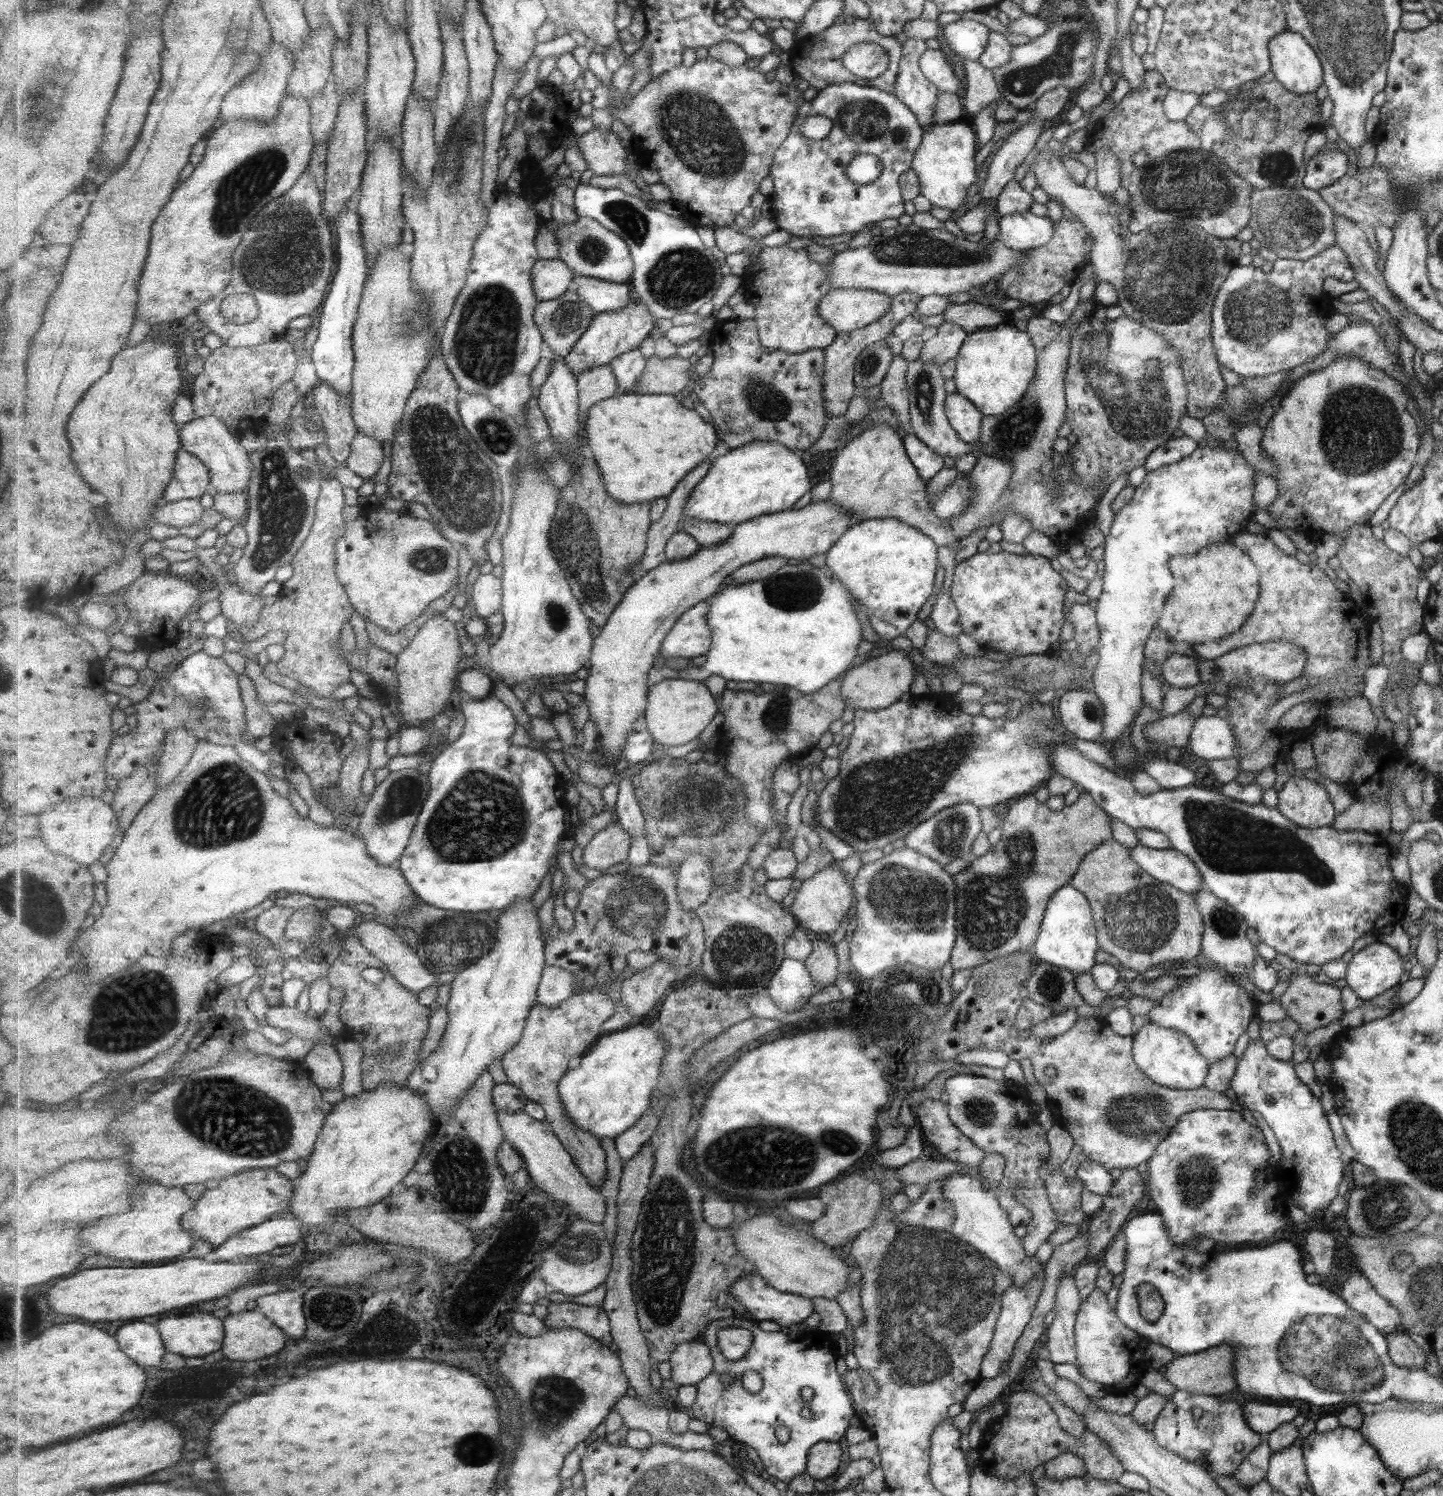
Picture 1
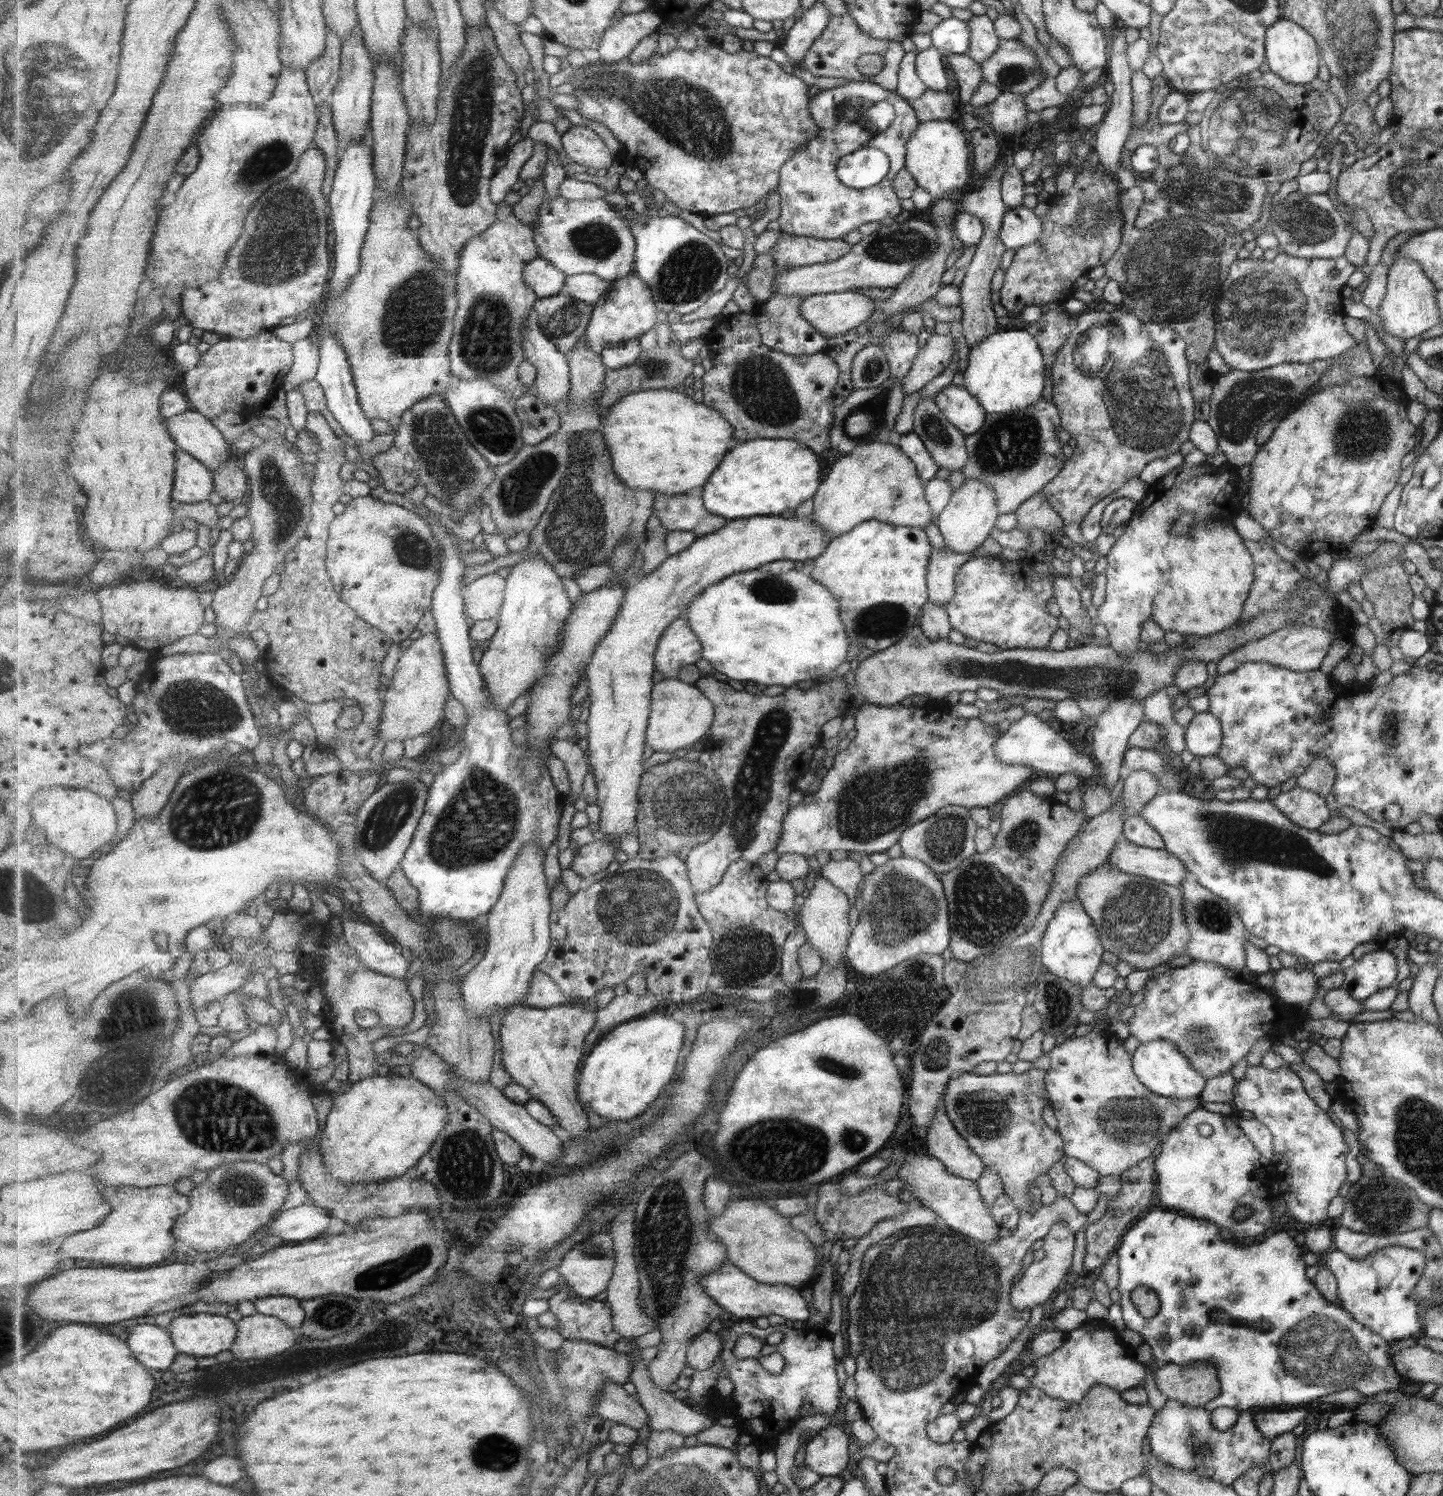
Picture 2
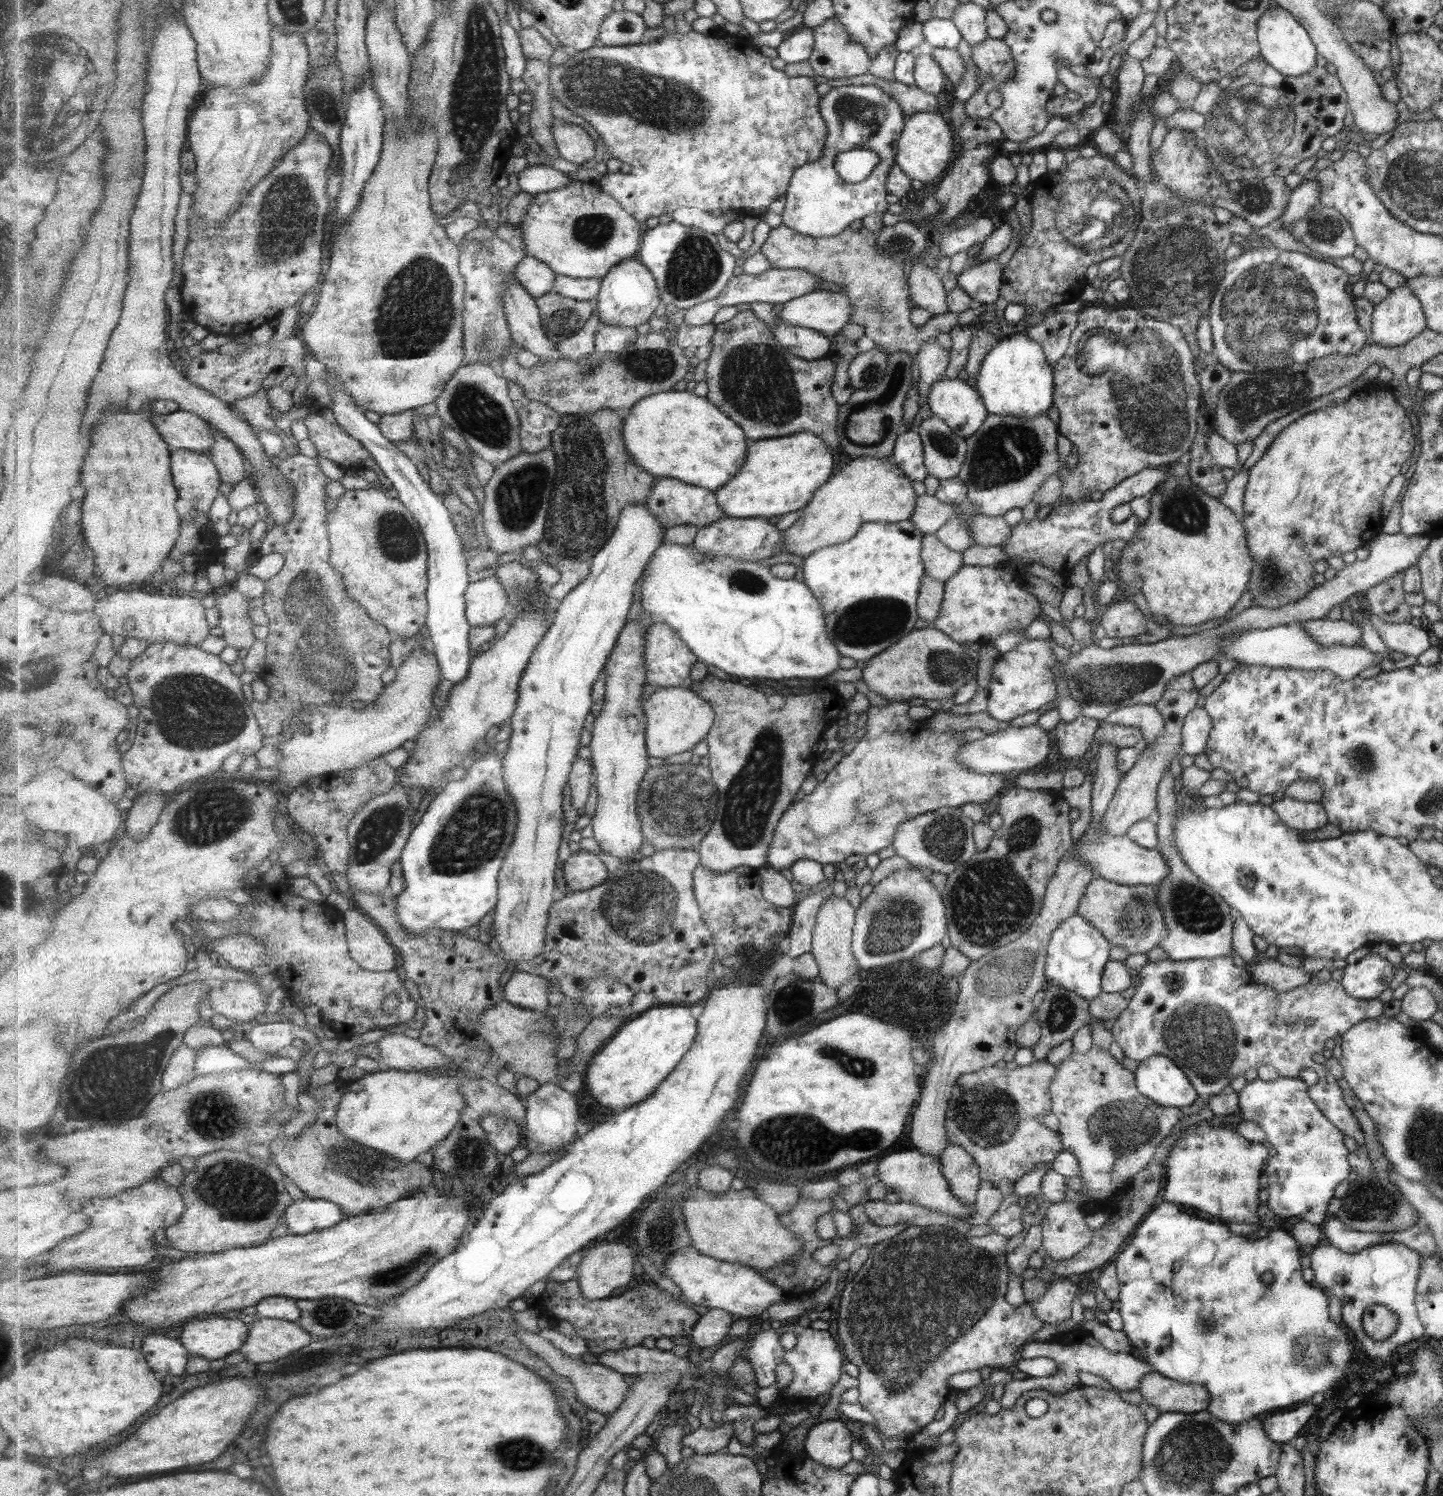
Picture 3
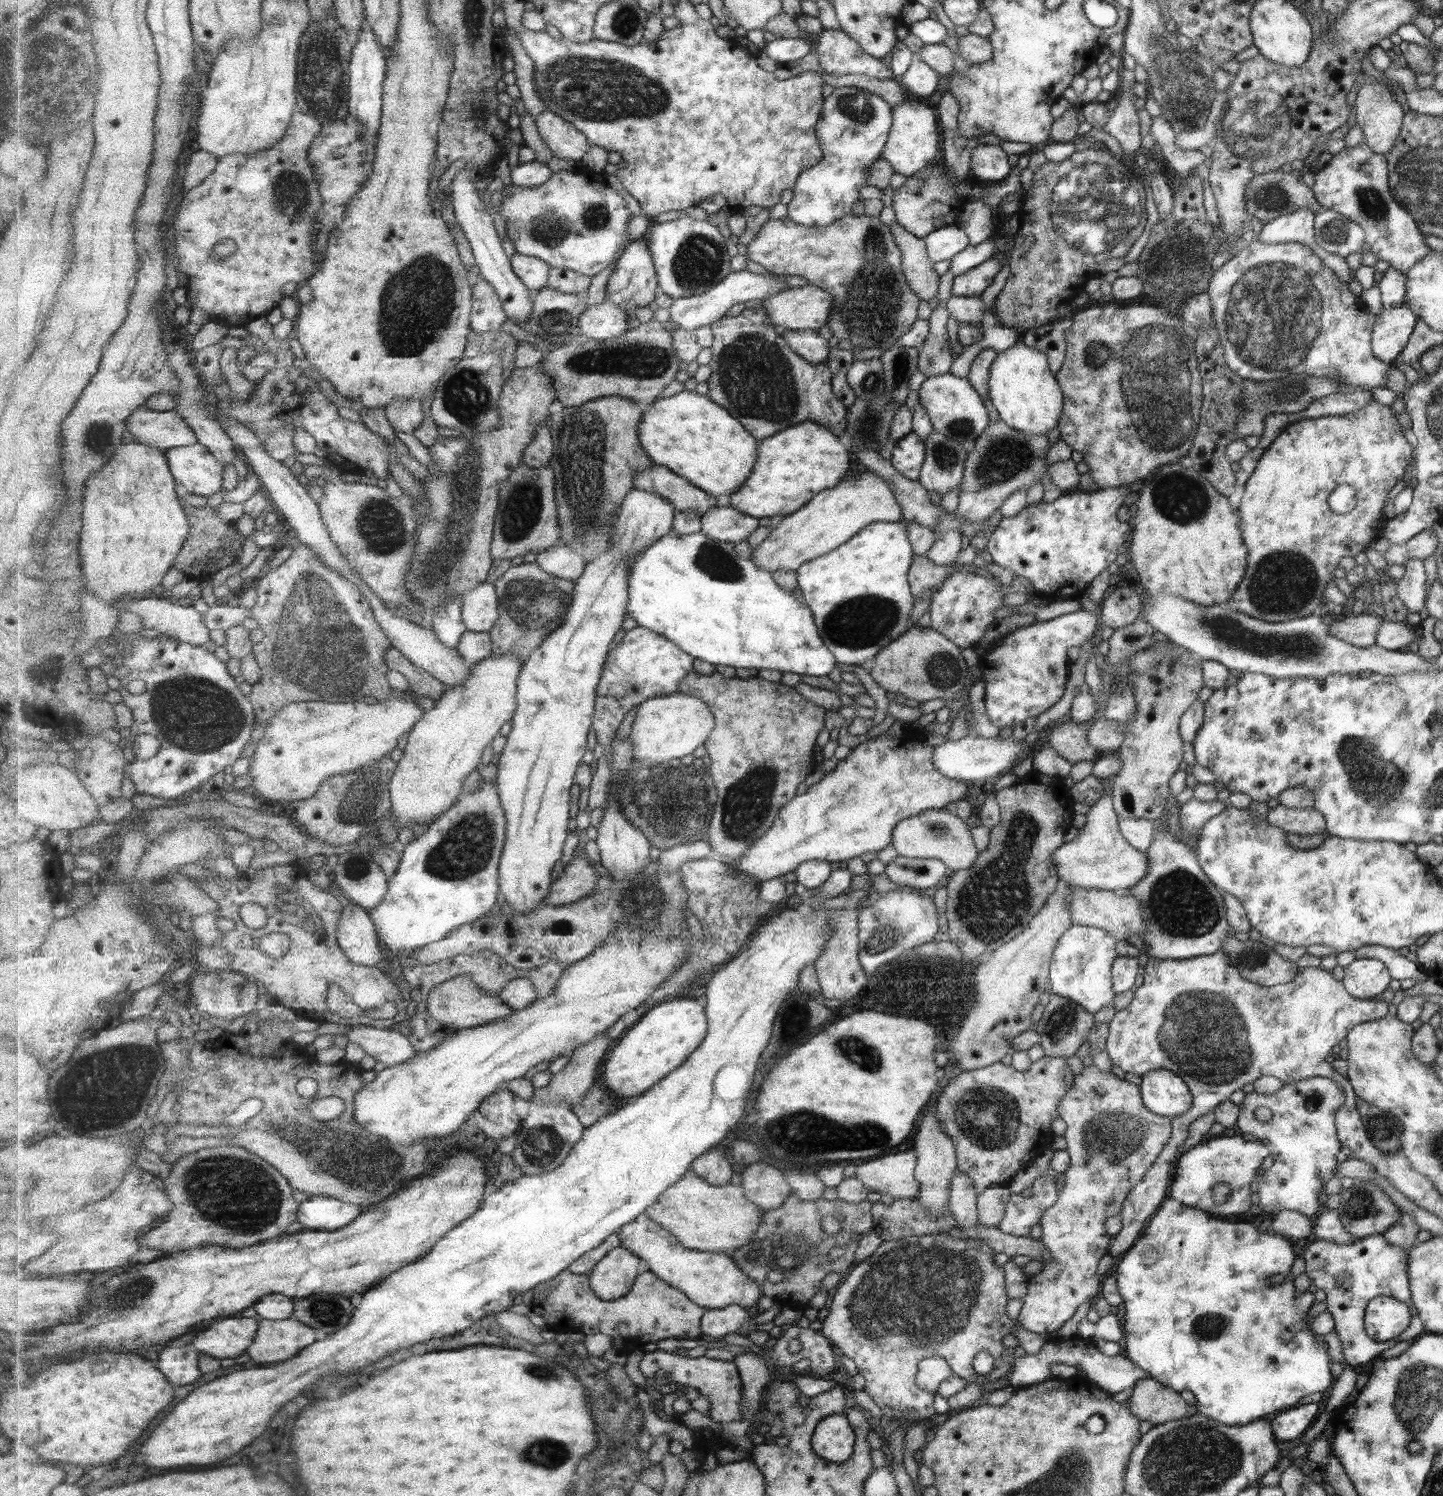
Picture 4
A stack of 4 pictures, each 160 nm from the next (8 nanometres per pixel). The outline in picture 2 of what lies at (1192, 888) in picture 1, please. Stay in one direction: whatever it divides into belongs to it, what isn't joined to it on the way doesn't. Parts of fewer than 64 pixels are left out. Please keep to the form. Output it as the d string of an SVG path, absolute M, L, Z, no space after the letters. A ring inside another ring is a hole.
M1121 840L1107 859L1112 868L1123 874L1144 876L1174 887L1179 886L1188 875L1180 859L1164 848L1155 850Z

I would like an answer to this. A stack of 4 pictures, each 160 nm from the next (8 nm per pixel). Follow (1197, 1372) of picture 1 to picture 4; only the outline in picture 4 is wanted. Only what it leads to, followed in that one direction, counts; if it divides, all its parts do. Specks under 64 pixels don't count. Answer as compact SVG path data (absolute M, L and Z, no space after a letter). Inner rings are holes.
M1151 1377L1136 1381L1129 1391L1129 1410L1139 1421L1147 1420L1152 1425L1160 1425L1196 1412L1196 1405L1185 1404L1179 1393L1169 1390Z

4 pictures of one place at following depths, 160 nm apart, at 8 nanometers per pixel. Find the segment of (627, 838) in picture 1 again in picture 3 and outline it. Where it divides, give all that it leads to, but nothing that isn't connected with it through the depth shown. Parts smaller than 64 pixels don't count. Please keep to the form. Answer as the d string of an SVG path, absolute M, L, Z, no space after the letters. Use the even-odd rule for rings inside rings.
M579 850L563 863L565 880L571 892L589 890L604 884L610 878L605 862L597 854Z

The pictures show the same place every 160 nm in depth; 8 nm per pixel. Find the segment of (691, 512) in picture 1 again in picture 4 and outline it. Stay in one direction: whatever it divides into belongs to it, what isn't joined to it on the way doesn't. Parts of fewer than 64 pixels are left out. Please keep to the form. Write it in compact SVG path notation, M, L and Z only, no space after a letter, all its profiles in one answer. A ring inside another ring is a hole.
M807 420L767 438L761 444L761 462L757 462L749 486L724 502L757 519L786 517L803 508L817 493L840 484L849 468L849 456L835 435L825 429Z

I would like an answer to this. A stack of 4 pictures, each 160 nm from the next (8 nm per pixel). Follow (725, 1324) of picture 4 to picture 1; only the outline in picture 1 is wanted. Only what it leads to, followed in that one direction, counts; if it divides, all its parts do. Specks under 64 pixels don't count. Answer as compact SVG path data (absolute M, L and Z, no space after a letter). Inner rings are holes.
M705 1342L680 1344L669 1364L672 1382L680 1386L698 1385L714 1369L712 1348Z

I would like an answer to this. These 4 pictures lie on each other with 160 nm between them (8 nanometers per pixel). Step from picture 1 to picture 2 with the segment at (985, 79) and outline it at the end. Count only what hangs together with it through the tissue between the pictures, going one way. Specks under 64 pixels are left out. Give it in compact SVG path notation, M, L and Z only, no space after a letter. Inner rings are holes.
M966 54L946 55L946 60L957 82L955 90L957 101L968 102L982 78L980 66Z

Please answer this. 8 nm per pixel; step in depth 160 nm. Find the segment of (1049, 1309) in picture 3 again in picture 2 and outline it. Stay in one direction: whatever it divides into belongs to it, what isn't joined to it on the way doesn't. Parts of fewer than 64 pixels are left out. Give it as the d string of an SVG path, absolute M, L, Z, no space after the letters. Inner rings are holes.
M1057 1221L1056 1225L1053 1225L1042 1238L1045 1256L1039 1262L1032 1262L1023 1272L1022 1277L1013 1285L1012 1303L1016 1311L1021 1312L1025 1308L1029 1311L1033 1305L1042 1304L1054 1294L1054 1289L1063 1283L1063 1276L1069 1272L1072 1262L1074 1233L1065 1221Z

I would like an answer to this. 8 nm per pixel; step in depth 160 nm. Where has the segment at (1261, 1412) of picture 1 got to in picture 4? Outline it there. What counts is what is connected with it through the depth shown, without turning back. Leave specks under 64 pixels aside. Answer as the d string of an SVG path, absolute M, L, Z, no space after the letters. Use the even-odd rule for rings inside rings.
M1311 1402L1311 1404L1296 1406L1291 1410L1287 1409L1283 1414L1276 1415L1271 1420L1273 1434L1276 1434L1279 1440L1291 1440L1301 1436L1313 1422L1320 1404Z

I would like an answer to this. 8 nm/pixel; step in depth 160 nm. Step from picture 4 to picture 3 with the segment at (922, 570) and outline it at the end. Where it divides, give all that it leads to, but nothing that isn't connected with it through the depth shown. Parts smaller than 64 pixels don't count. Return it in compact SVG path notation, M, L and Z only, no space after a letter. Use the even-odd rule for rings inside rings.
M927 573L920 578L920 588L916 596L916 613L927 626L932 626L932 620L937 616L944 583L933 580Z

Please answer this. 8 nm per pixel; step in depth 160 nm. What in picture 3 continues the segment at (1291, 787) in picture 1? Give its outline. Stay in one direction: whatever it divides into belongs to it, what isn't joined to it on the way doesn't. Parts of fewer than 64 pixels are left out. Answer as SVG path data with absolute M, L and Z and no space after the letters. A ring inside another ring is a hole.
M1284 796L1270 806L1285 826L1295 830L1313 831L1327 824L1327 814L1321 802L1301 802Z

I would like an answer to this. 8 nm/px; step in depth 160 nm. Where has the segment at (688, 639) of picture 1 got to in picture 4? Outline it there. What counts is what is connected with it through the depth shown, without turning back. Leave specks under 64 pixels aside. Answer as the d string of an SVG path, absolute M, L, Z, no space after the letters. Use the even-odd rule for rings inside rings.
M636 626L625 632L622 641L618 646L613 646L608 656L596 693L597 709L592 724L597 741L606 749L612 746L619 726L633 708L638 709L650 699L678 693L685 676L694 672L696 662L691 654L687 654L676 643L644 626Z

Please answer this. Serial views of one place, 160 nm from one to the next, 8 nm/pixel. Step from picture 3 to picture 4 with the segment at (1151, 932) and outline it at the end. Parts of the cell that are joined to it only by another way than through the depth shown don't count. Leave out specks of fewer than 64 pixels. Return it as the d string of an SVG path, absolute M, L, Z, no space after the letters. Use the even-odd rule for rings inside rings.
M1088 888L1072 889L1066 898L1066 904L1068 904L1069 917L1073 925L1097 927L1108 931L1109 935L1119 940L1124 940L1125 936L1131 936L1131 934L1141 936L1144 933L1141 911L1139 911L1137 901L1128 895L1128 891L1123 893L1093 888L1091 890Z

